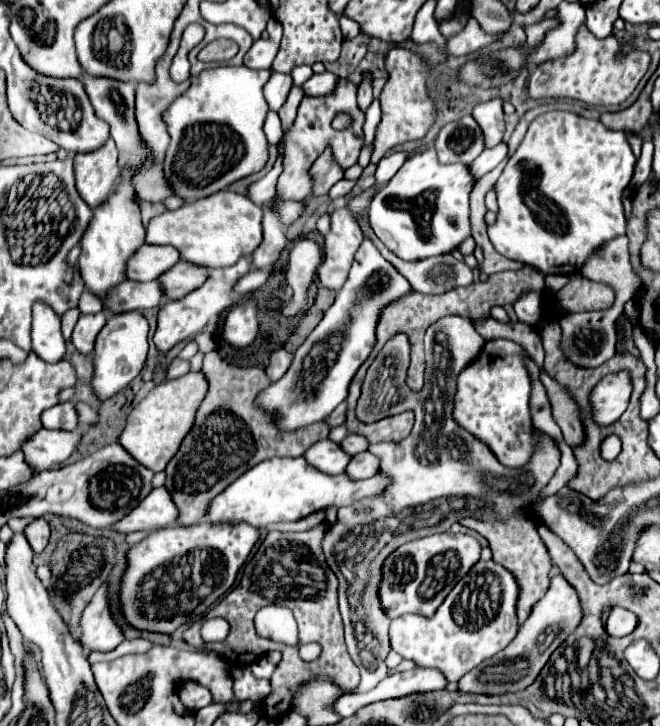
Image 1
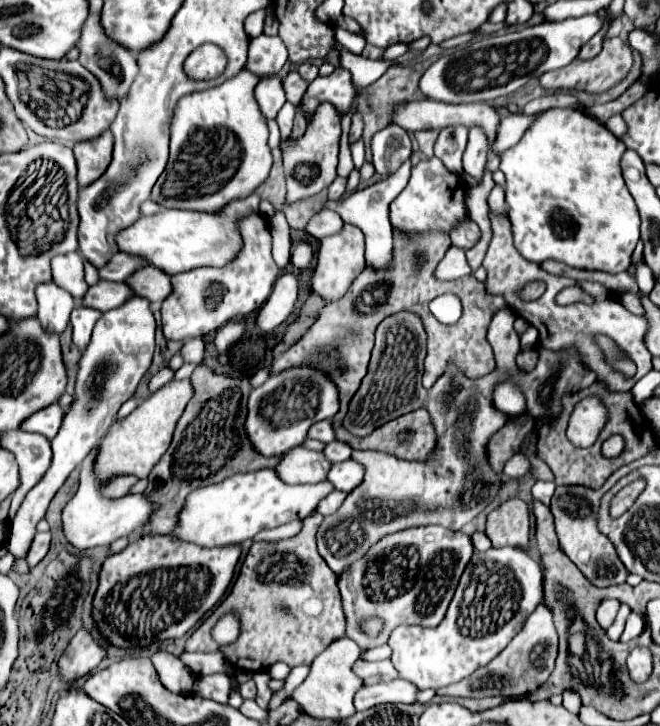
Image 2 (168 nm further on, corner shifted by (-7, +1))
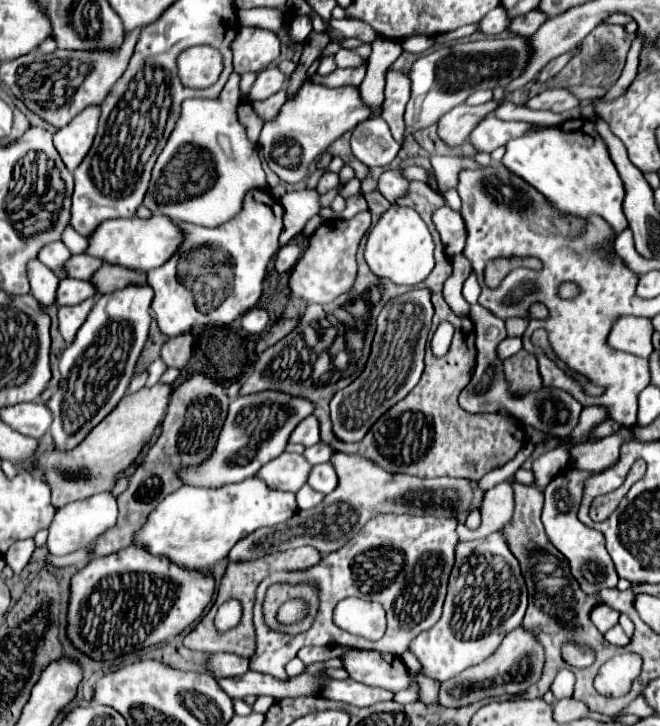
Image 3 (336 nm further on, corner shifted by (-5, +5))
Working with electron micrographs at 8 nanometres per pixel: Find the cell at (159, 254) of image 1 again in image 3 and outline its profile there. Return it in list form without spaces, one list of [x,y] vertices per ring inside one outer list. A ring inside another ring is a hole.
[[[72,255],[72,259],[66,263],[66,271],[68,271],[68,277],[74,277],[74,279],[92,279],[92,275],[102,265],[104,261],[92,255]]]

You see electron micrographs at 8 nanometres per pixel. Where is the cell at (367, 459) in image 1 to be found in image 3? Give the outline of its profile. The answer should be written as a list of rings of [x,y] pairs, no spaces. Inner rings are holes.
[[[324,463],[324,465],[316,465],[310,473],[310,479],[308,479],[308,485],[314,489],[314,491],[320,491],[320,493],[332,493],[336,489],[336,469],[332,467],[332,463]]]

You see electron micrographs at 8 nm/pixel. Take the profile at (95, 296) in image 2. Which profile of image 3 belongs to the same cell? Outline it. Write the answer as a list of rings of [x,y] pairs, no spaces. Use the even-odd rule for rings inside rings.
[[[62,279],[58,287],[58,299],[56,305],[76,305],[84,299],[96,297],[98,291],[92,281],[80,281],[80,279]]]

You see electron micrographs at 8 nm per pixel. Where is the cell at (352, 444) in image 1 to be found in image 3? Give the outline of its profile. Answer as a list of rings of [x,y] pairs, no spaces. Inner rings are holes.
[[[316,443],[316,445],[312,445],[312,447],[308,447],[308,449],[304,451],[304,457],[306,457],[312,465],[318,465],[318,463],[330,461],[334,453],[336,453],[336,451],[334,451],[332,447],[328,447],[326,443]]]

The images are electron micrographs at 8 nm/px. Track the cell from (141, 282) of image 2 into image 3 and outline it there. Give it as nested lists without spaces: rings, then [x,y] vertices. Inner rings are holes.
[[[104,265],[96,271],[92,277],[92,283],[96,283],[96,289],[100,295],[112,293],[116,289],[124,289],[128,285],[146,285],[146,273],[138,273],[134,269],[126,269],[120,265]]]

